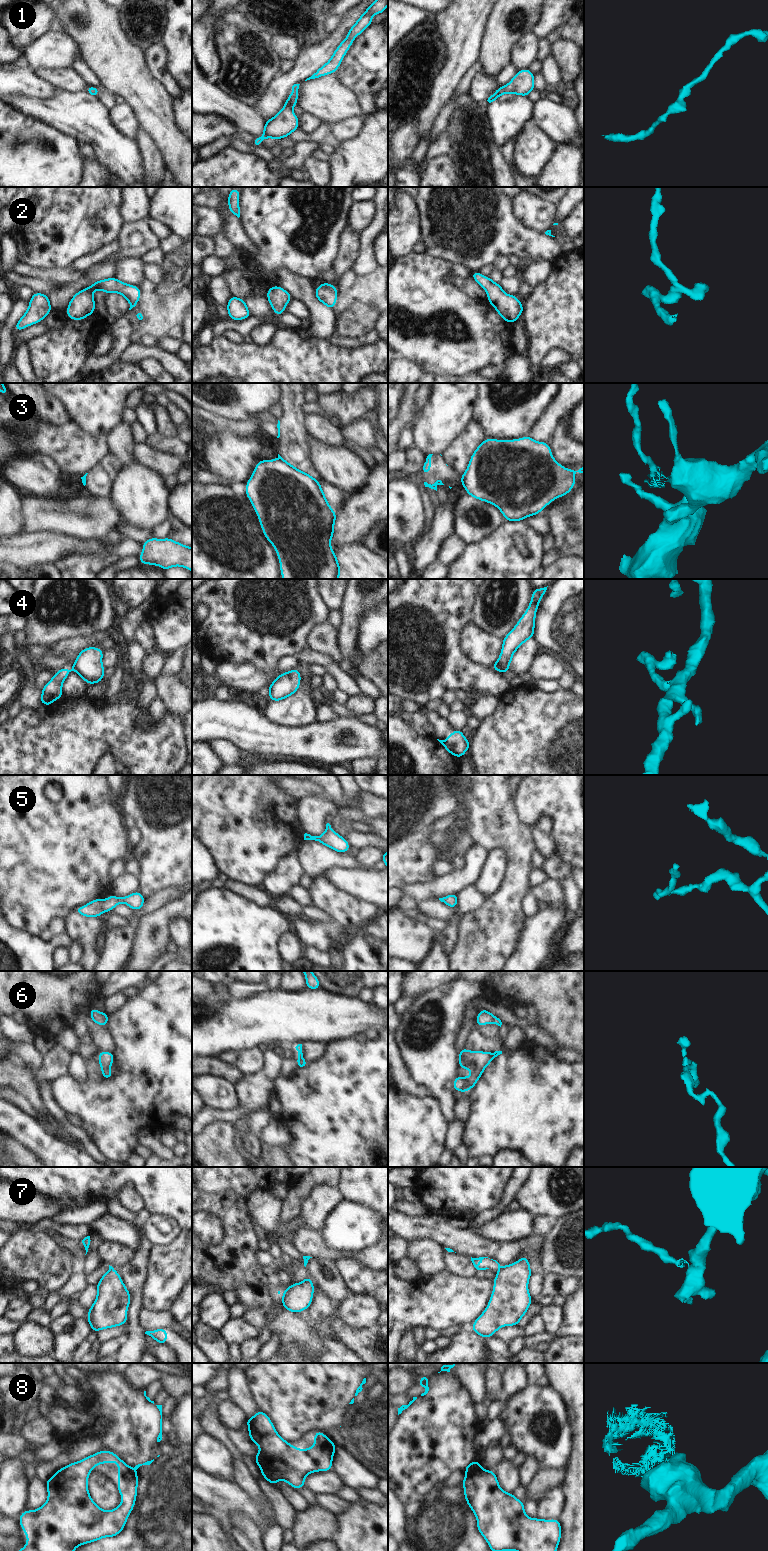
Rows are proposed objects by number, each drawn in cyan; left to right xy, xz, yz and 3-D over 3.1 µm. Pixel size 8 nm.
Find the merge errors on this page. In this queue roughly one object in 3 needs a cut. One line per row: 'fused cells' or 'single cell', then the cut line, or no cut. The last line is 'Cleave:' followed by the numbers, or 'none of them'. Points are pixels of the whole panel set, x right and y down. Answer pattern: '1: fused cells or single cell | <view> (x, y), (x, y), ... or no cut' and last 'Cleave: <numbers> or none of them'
1: single cell | no cut
2: single cell | no cut
3: fused cells | yz (464, 475), (464, 483), (462, 485)
4: fused cells | xy (72, 664), (75, 670)
5: single cell | no cut
6: single cell | no cut
7: fused cells | xz (309, 1277), (304, 1279)
8: fused cells | xy (133, 1469), (135, 1471)
Cleave: 3, 4, 7, 8

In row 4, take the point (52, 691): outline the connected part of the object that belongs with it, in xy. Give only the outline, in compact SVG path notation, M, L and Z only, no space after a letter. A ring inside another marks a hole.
M73 664L72 668L70 670L63 667L53 675L53 678L42 689L42 695L40 697L41 704L50 706L52 702L63 696L62 683L71 671L75 671Z

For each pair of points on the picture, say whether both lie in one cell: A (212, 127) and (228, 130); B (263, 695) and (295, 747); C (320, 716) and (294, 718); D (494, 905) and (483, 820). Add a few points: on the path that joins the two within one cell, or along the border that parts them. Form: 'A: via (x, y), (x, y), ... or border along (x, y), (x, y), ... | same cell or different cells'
A: via (216, 127), (224, 127) | same cell
B: border along (235, 699), (257, 708) | different cells
C: border along (317, 705), (315, 721) | different cells
D: via (514, 884), (514, 851), (504, 841) | same cell

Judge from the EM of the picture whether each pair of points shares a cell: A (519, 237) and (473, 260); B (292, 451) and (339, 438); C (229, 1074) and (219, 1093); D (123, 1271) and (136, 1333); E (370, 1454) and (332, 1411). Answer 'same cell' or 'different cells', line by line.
A: same cell
B: different cells
C: different cells
D: same cell
E: different cells

